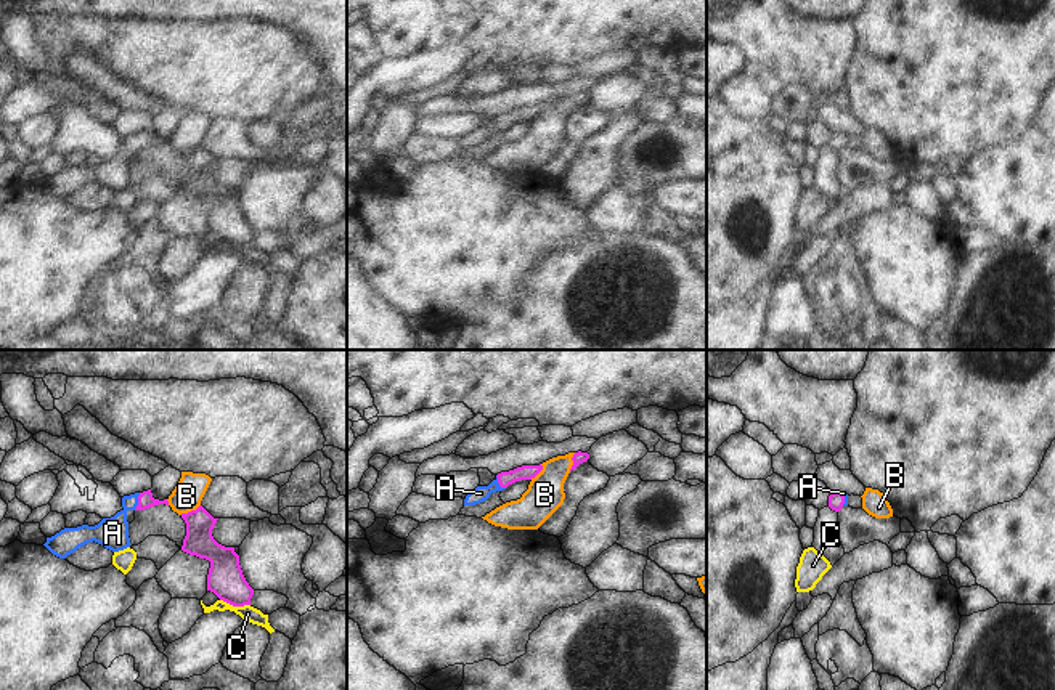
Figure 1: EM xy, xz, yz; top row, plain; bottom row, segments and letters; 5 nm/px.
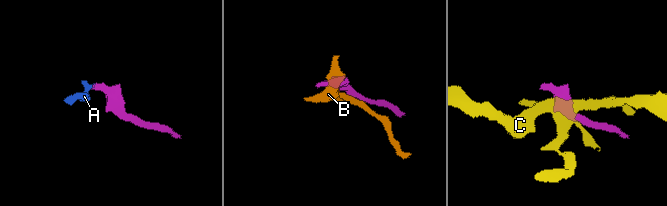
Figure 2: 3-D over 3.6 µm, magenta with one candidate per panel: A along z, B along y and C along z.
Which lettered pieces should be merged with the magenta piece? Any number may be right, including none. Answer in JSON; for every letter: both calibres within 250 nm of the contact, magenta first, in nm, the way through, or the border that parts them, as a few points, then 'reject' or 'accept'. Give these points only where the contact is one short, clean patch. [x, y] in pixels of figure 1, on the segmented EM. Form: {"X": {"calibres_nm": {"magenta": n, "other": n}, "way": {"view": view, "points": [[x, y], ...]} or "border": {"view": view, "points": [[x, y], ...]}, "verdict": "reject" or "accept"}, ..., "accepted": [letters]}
{"A": {"calibres_nm": {"magenta": 80, "other": 160}, "way": {"view": "xy", "points": [[145, 499], [138, 501], [124, 511], [113, 533]]}, "verdict": "accept"}, "B": {"calibres_nm": {"magenta": 140, "other": 150}, "border": {"view": "xy", "points": [[199, 504], [180, 514]]}, "verdict": "reject"}, "C": {"calibres_nm": {"magenta": 180, "other": 80}, "verdict": "reject"}, "accepted": ["A"]}

